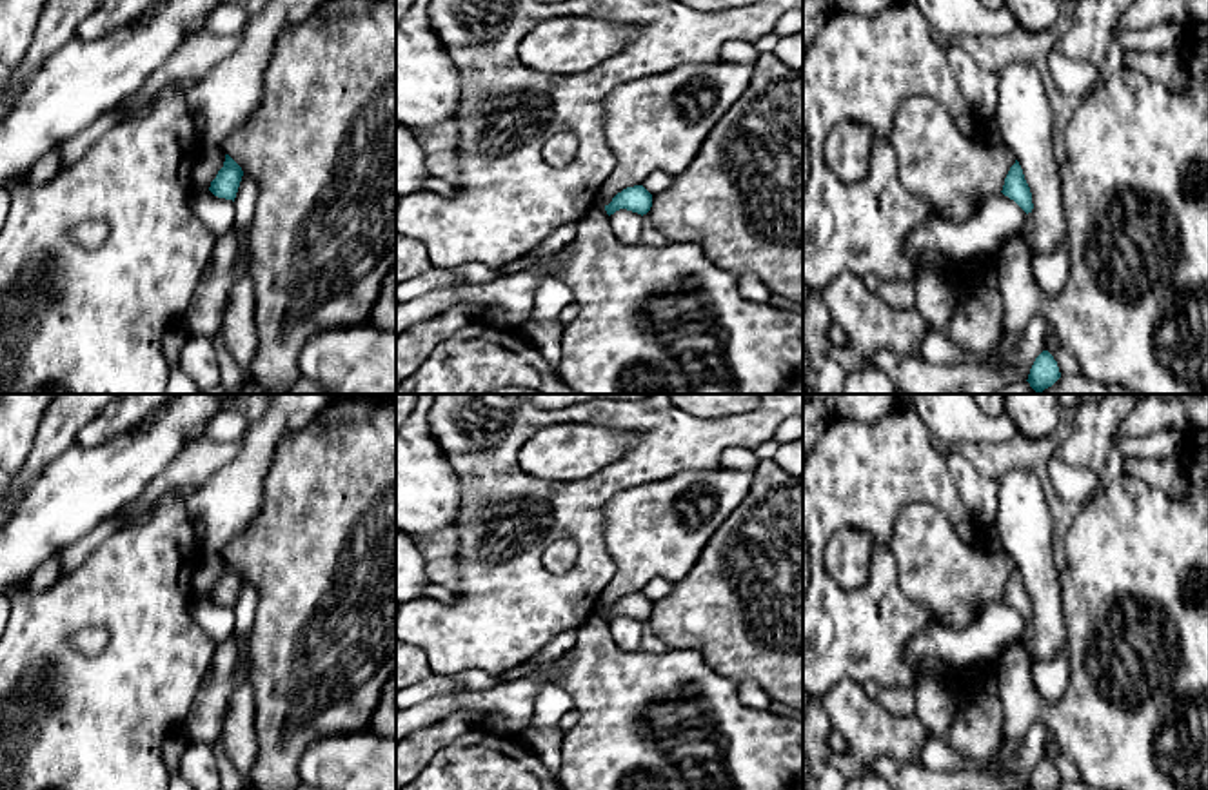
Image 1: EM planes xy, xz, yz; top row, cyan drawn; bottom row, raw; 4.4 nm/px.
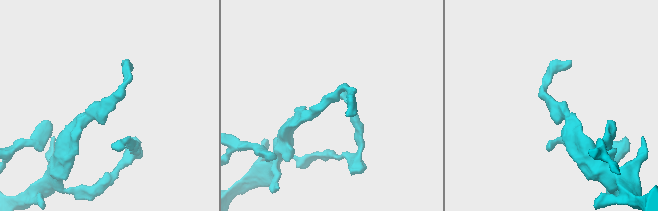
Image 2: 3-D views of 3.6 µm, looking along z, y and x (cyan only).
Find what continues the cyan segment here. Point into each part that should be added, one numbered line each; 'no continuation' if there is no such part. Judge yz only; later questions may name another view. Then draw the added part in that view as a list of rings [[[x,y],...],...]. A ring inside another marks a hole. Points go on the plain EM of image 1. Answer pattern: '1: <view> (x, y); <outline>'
no continuation

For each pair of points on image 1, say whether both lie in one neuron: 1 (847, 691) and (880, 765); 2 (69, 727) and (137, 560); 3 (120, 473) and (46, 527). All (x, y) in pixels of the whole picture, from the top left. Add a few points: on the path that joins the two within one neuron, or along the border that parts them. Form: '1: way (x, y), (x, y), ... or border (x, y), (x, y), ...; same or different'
1: border (920, 767), (892, 758), (878, 758), (869, 770); different
2: way (111, 685), (137, 660), (137, 602); same
3: way (102, 480), (89, 483), (64, 509); same

